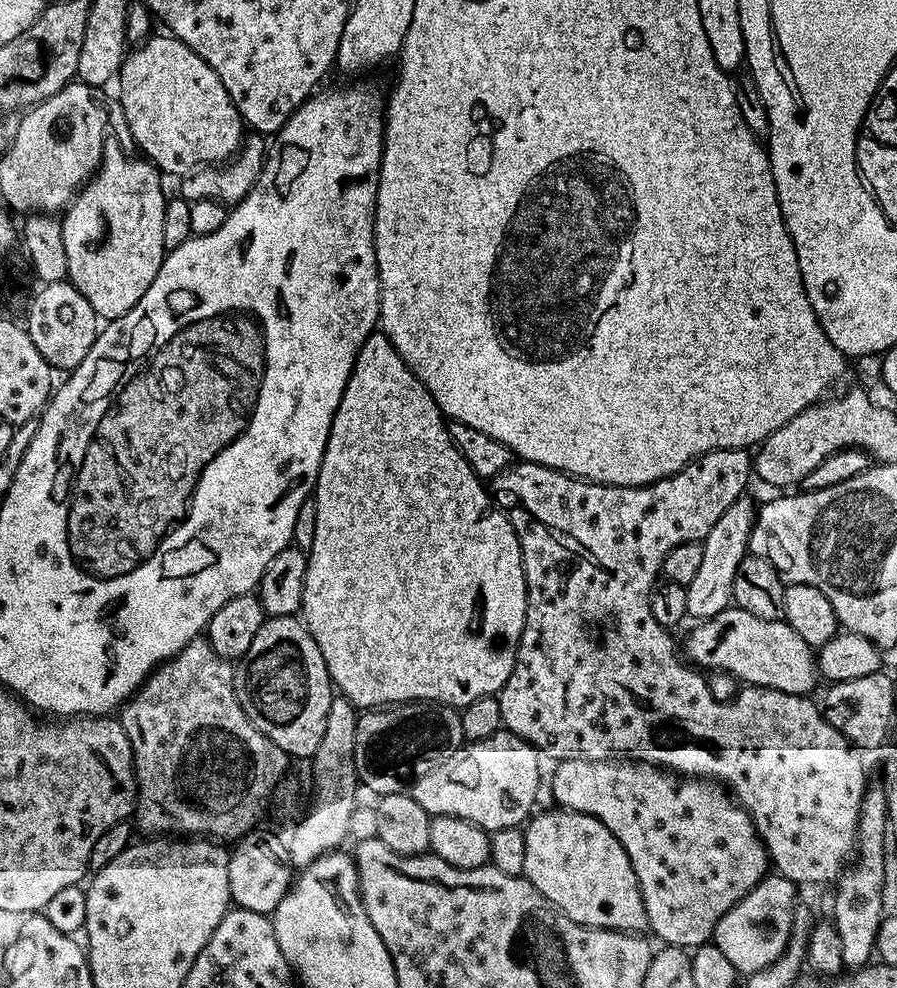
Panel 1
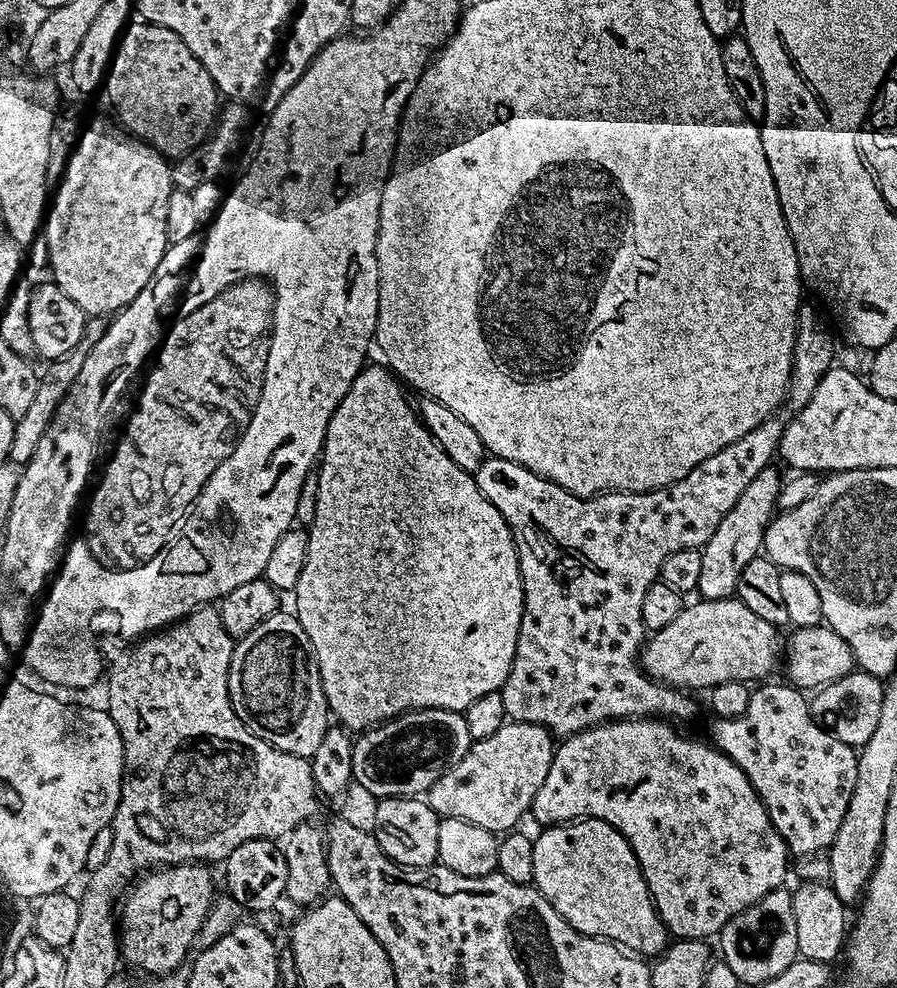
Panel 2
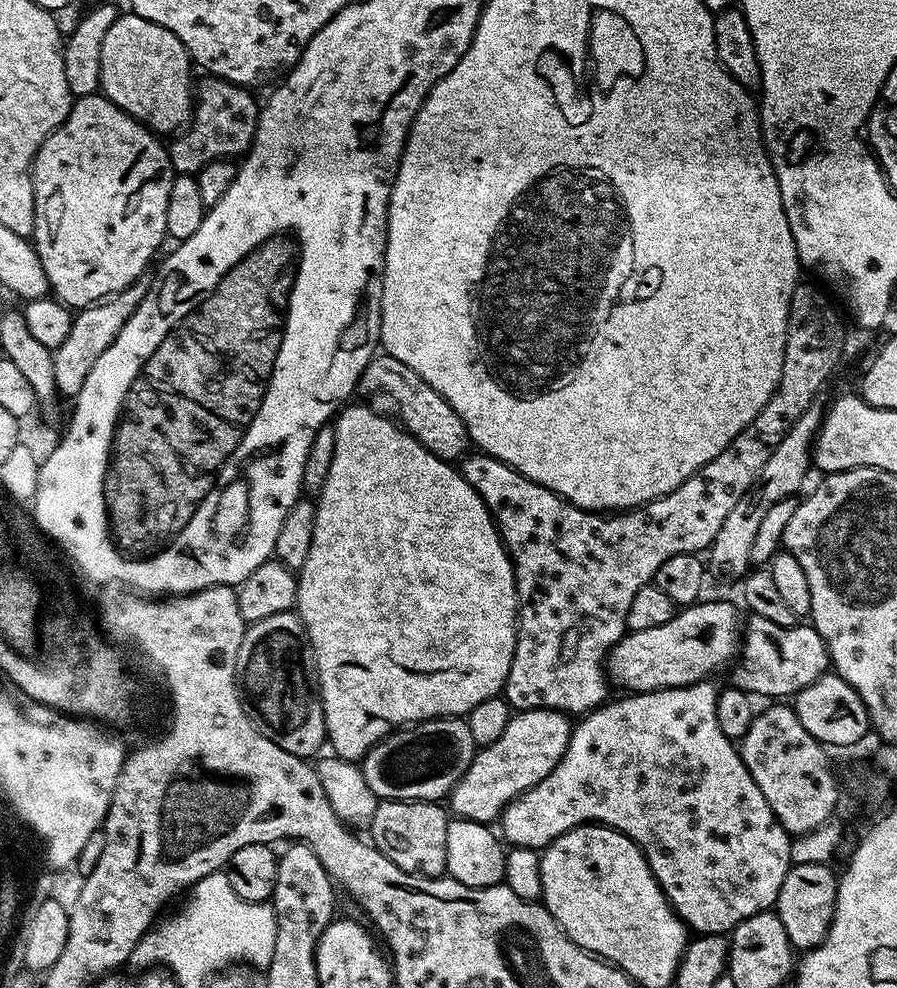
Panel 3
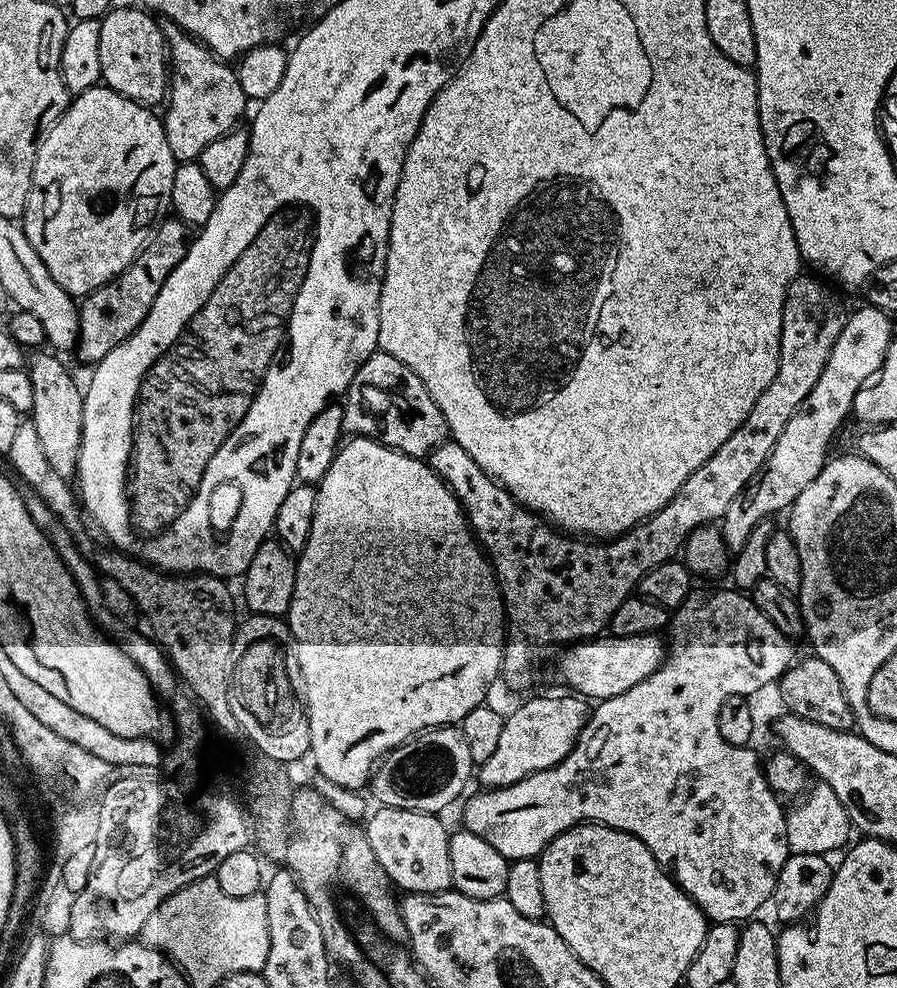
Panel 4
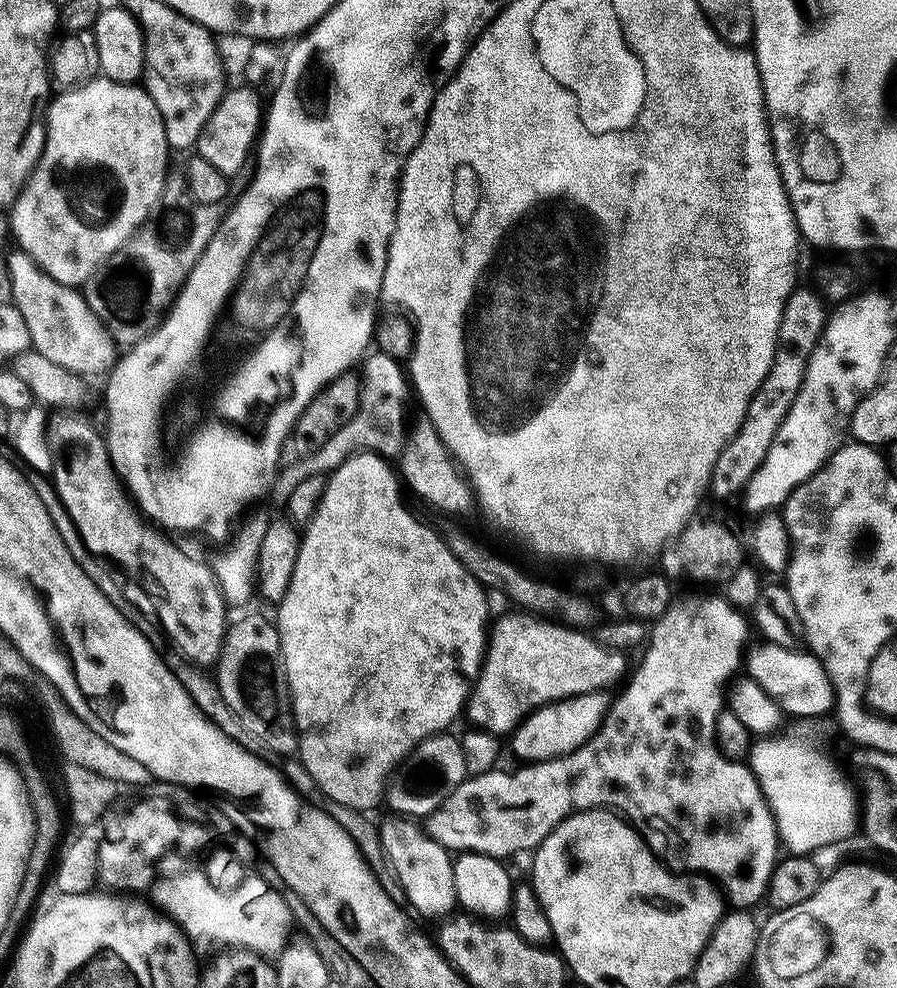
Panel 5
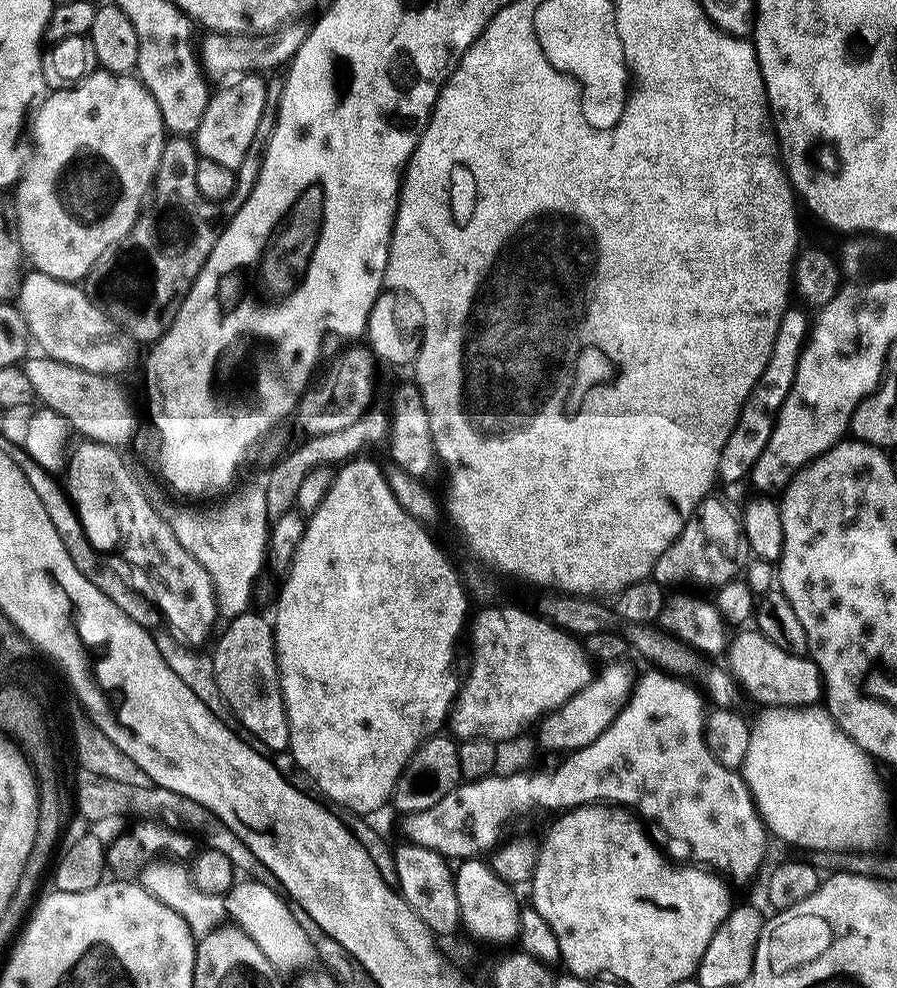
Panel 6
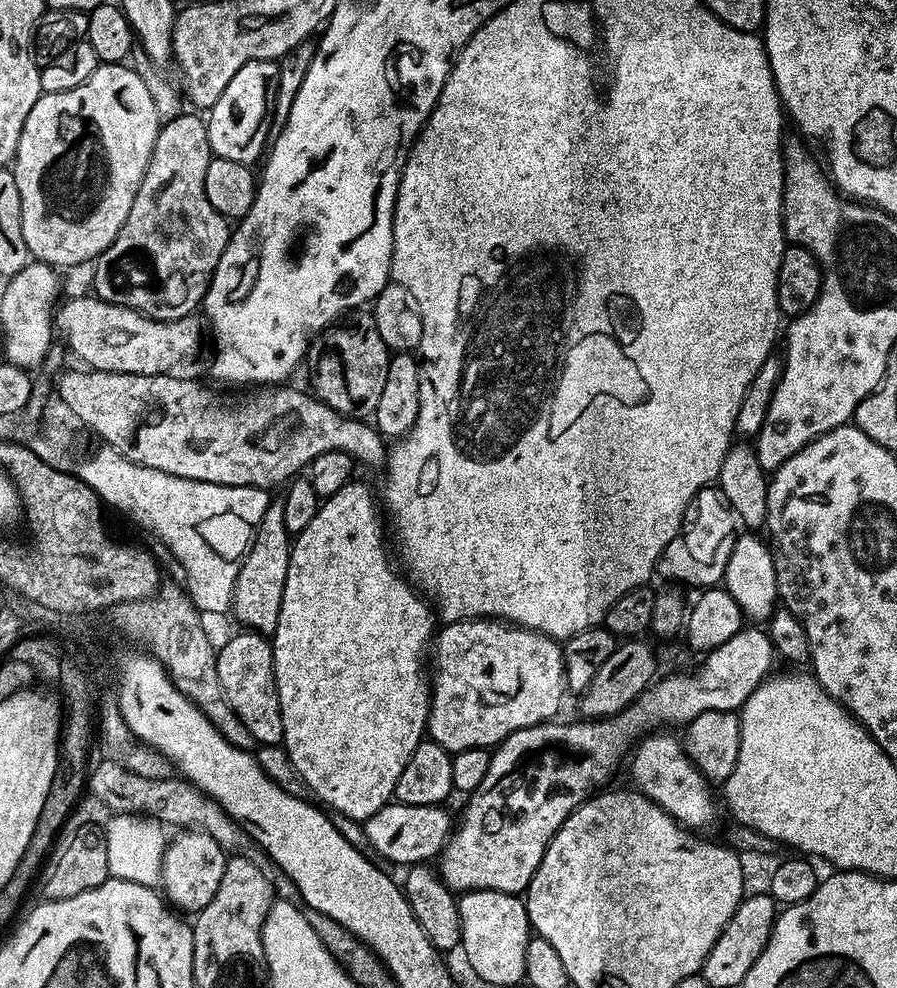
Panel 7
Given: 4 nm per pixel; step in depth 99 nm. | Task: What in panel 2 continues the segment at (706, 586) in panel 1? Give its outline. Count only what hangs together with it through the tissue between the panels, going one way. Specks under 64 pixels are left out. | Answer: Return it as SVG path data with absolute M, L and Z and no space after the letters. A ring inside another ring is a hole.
M769 466L742 490L738 502L722 522L718 522L718 530L705 542L702 549L702 570L698 577L696 592L706 600L727 600L736 596L738 578L742 570L746 570L746 562L761 555L764 546L764 531L777 511L776 500L780 496L782 476Z

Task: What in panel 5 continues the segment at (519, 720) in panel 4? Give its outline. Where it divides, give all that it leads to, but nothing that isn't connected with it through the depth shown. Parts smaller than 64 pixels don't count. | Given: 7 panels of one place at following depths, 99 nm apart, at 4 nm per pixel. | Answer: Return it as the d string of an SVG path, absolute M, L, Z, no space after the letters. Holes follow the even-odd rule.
M603 691L587 692L565 700L553 700L551 704L534 709L510 733L513 754L520 762L539 762L553 760L578 750L600 729L600 723L608 713L610 700L604 695Z

